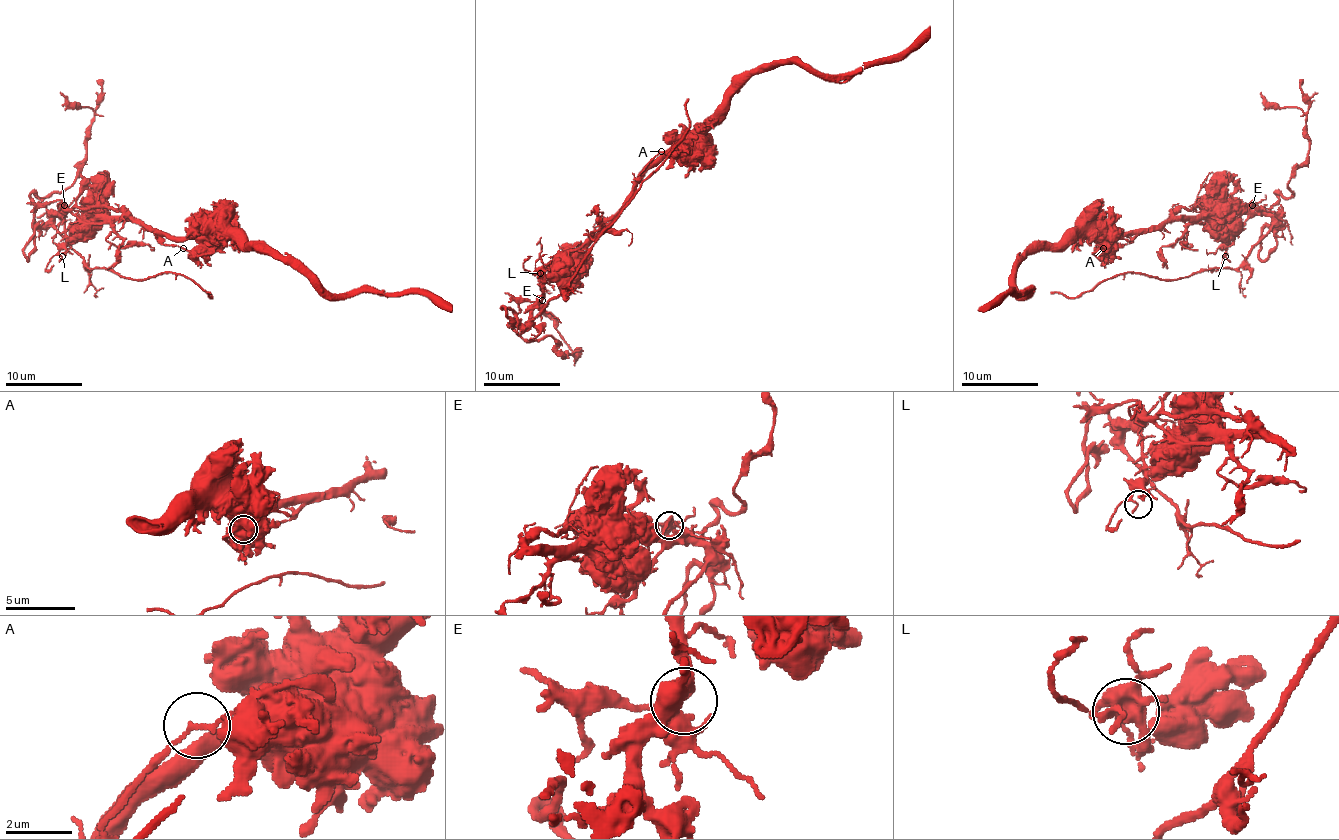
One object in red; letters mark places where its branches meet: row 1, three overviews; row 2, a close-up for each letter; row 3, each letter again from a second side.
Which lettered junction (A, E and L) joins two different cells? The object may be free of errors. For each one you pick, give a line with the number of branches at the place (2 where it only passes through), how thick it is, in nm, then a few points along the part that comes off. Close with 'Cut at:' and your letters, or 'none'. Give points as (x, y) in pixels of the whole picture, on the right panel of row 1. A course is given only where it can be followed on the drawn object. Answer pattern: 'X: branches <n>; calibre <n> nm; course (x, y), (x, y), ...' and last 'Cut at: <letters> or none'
A: branches 2; calibre 120 nm; course (1104, 249), (1184, 208), (1271, 218), (1236, 268), (1171, 280), (1123, 272), (1075, 297), (1050, 291)
Cut at: A

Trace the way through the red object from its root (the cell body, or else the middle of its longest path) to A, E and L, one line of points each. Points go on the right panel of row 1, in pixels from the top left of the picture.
A: (1181, 220), (1167, 220), (1156, 228), (1148, 228), (1123, 245), (1110, 245), (1104, 249)
E: (1181, 220), (1211, 220), (1223, 210), (1246, 210), (1252, 205)
L: (1181, 220), (1208, 222), (1227, 241), (1225, 256)

